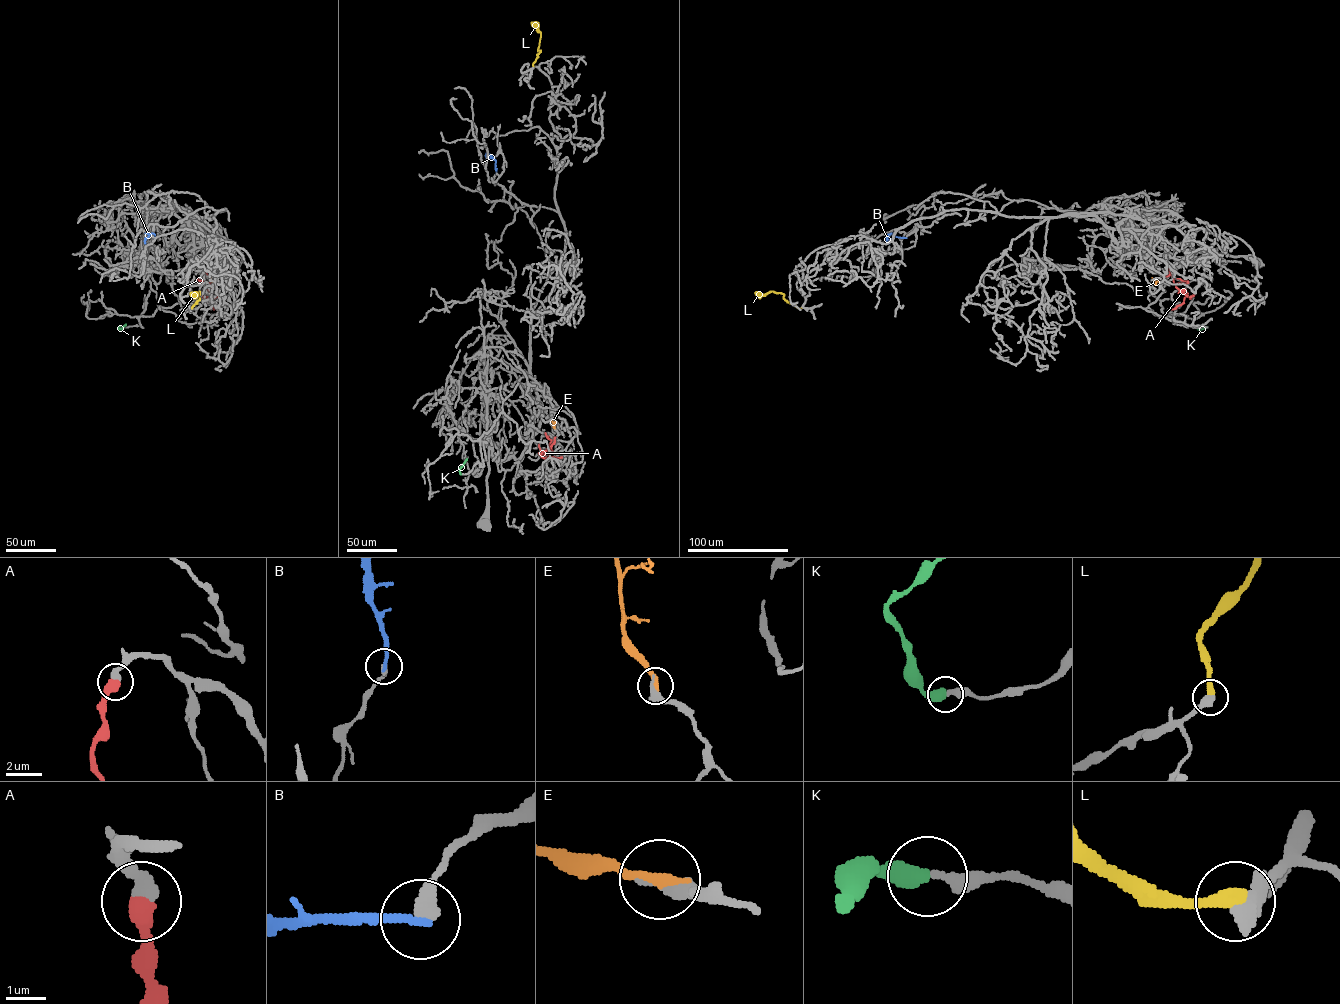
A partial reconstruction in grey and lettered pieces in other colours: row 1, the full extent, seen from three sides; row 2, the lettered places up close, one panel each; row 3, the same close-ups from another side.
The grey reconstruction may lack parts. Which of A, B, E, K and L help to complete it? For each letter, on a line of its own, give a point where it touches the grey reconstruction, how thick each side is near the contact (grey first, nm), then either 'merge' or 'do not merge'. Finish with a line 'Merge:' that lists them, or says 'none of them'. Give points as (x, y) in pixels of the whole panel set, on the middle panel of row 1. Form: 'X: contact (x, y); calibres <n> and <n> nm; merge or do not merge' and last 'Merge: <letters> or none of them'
A: contact (548, 436); calibres 400 and 500 nm; merge
B: contact (496, 173); calibres 280 and 220 nm; do not merge
E: contact (555, 429); calibres 360 and 320 nm; do not merge
K: contact (462, 474); calibres 360 and 480 nm; merge
L: contact (533, 67); calibres 550 and 400 nm; do not merge
Merge: A, K

